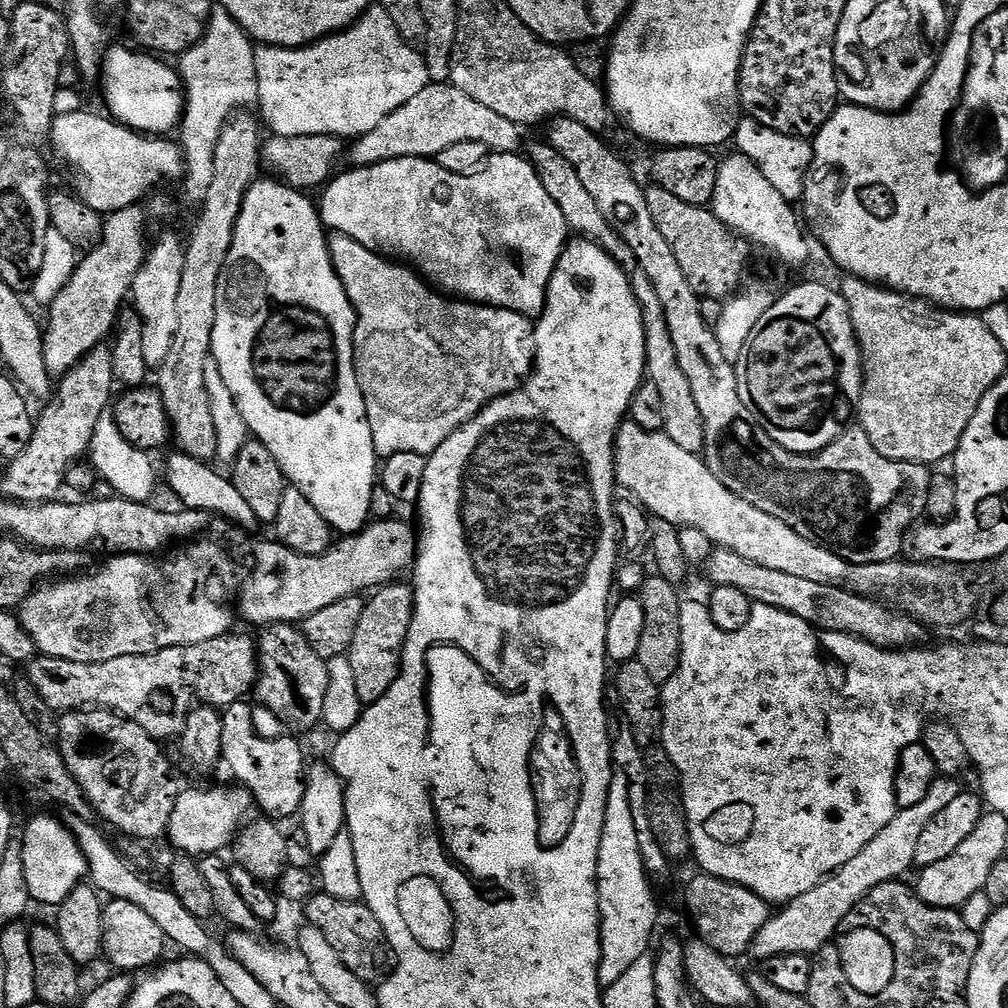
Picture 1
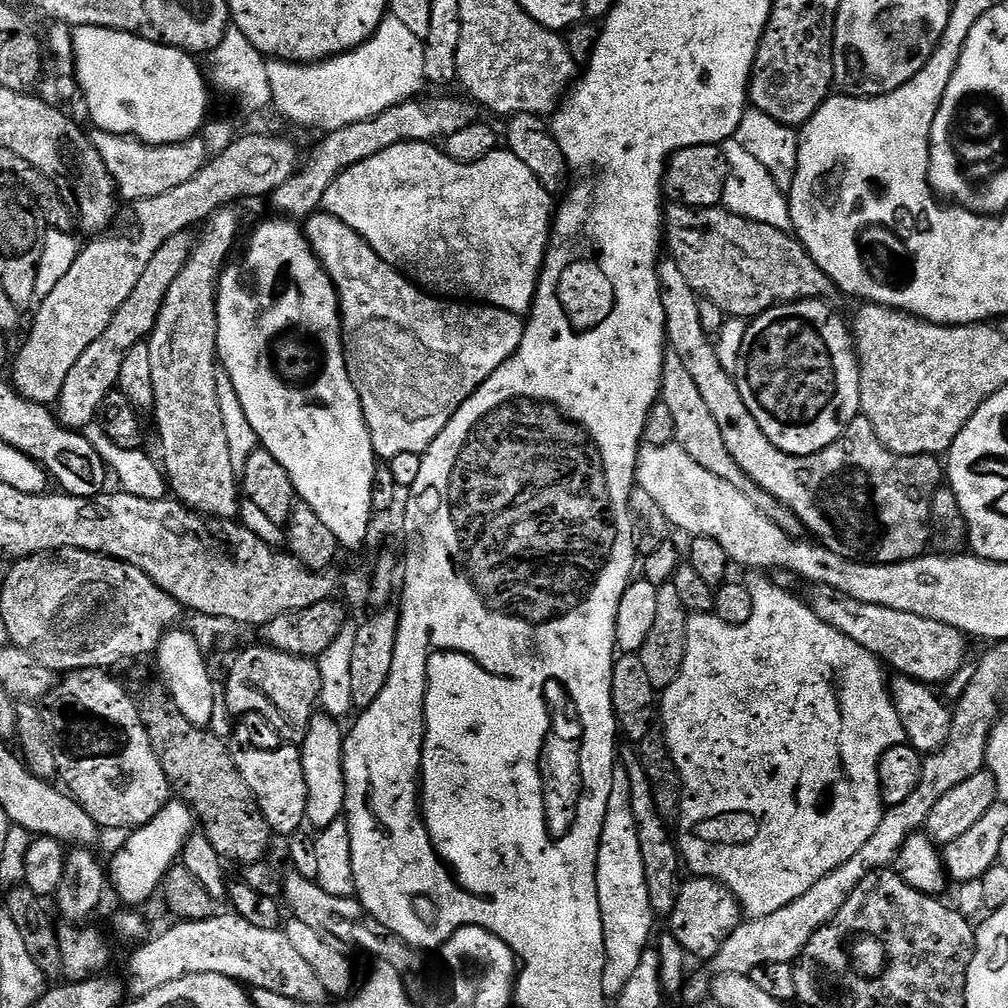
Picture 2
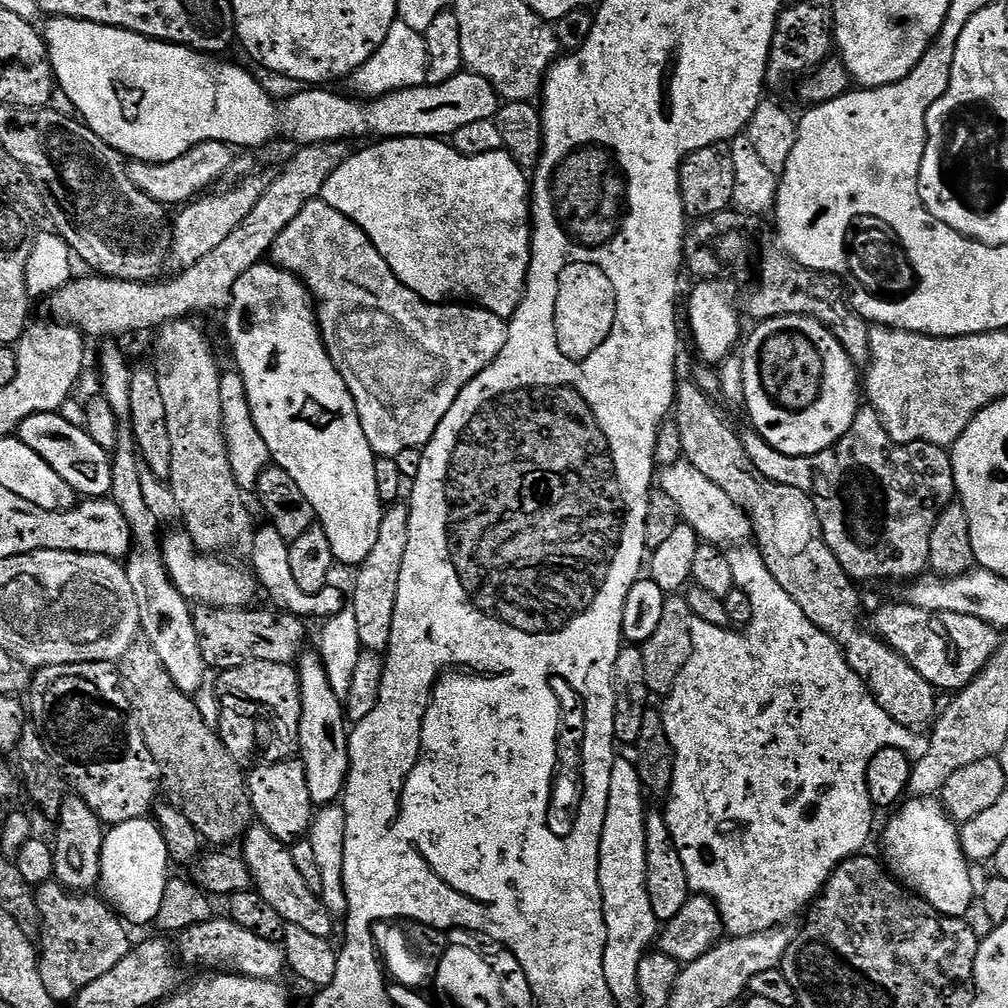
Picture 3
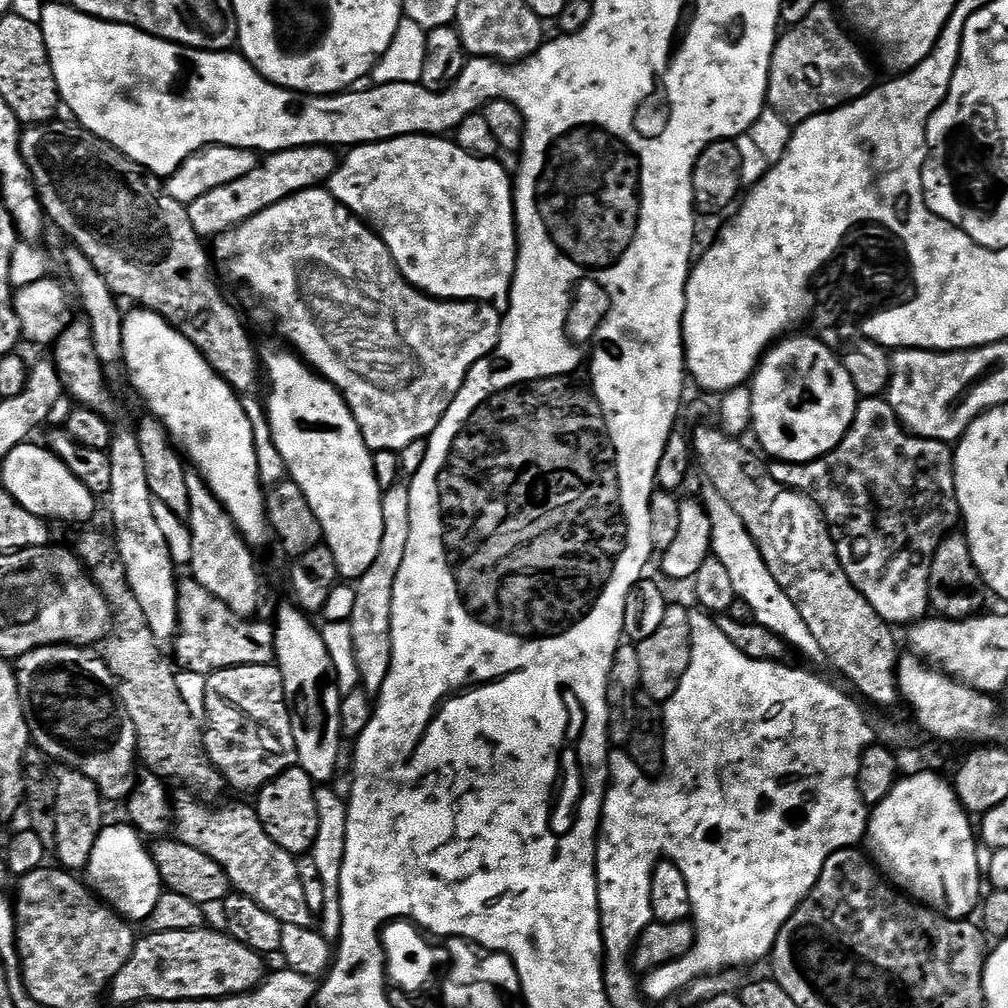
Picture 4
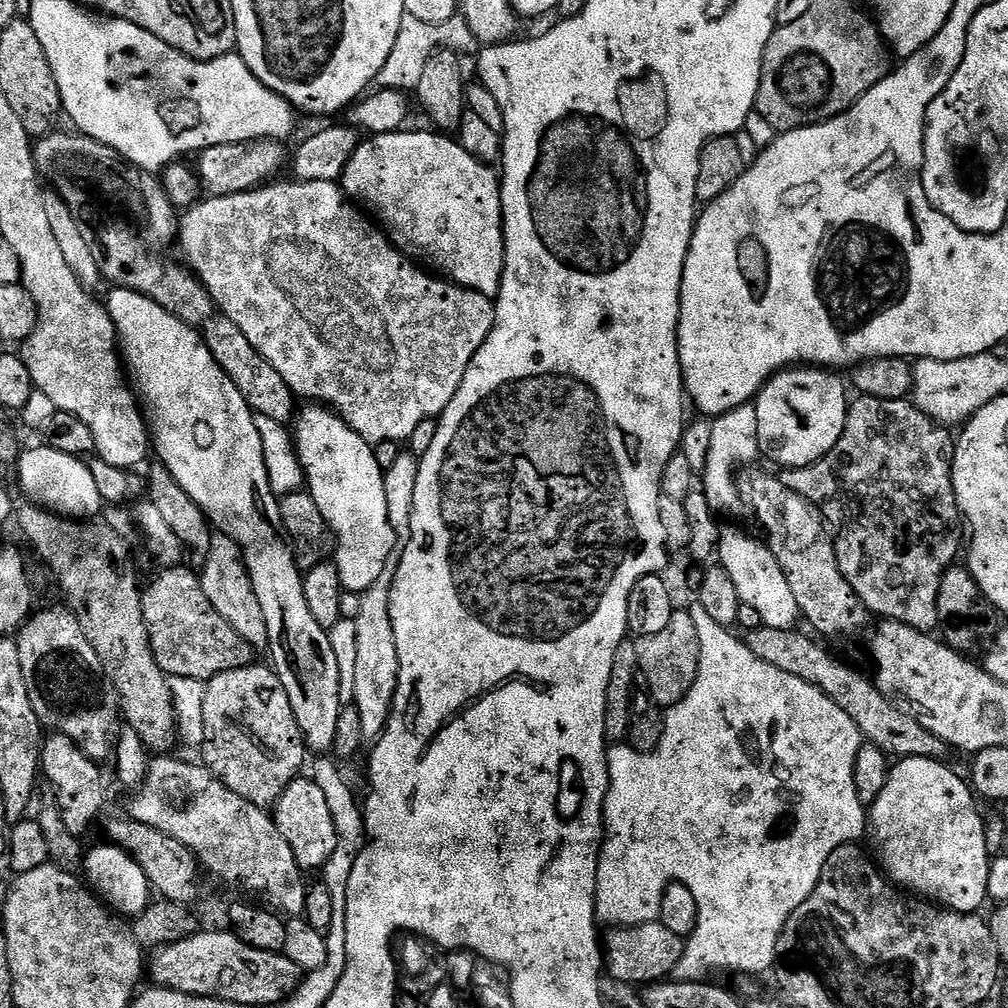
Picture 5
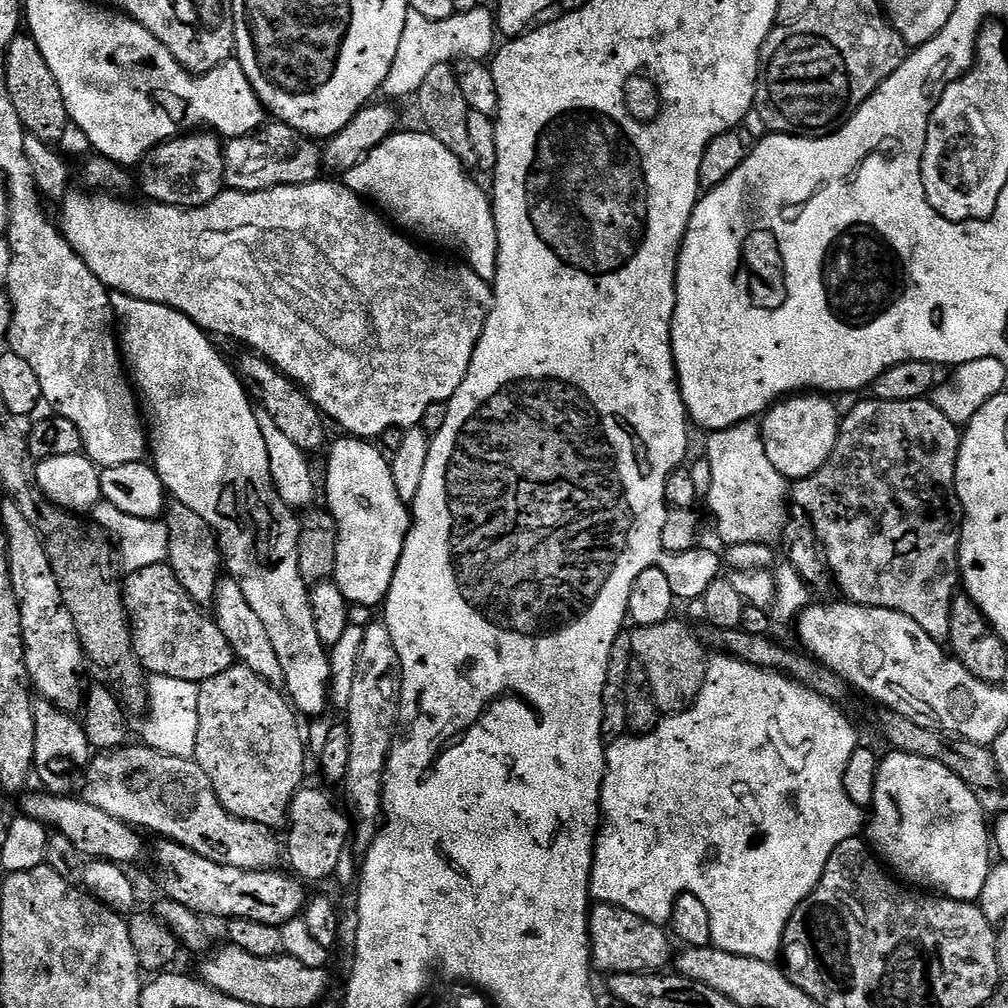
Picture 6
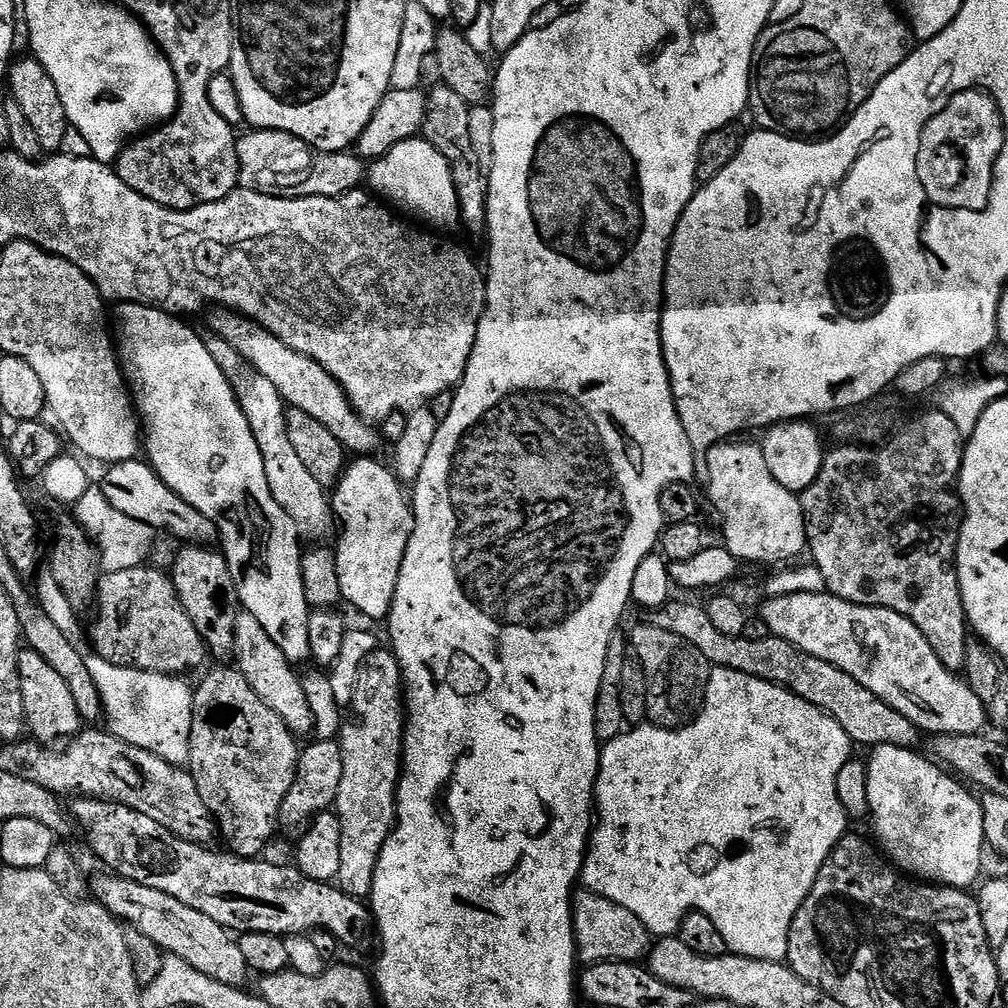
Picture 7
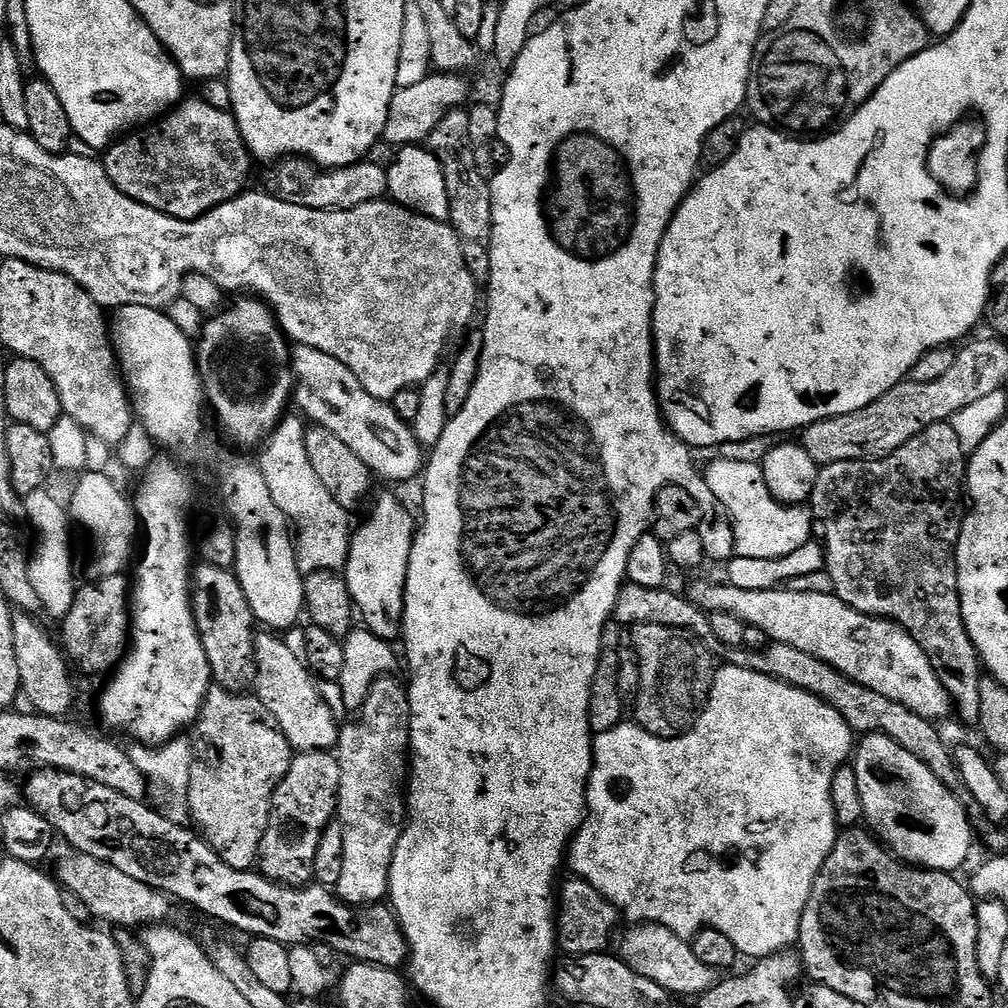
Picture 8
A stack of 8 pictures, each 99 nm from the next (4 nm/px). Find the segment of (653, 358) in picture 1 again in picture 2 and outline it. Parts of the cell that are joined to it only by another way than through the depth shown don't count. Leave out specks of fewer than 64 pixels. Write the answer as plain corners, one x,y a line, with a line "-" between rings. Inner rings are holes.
671,350
664,353
660,395
662,403
670,409
670,415
674,417
675,443
679,444
682,450
686,450
686,454
690,454
690,458
694,458
694,462
698,462
698,466
710,470
710,474
722,478
722,482
730,482
730,486
734,486
742,494
746,494
746,498
750,498
750,502
757,504
782,531
789,534
801,531
800,519
789,508
785,508
779,500
775,500
773,496
760,489
741,470
738,462
734,462
734,458
730,458
730,450
726,450
726,442
722,442
722,430
718,430
718,422
714,418
710,406
706,406
706,401
698,391
698,385
694,383
690,370
686,370
686,366
682,366
682,358
678,358
678,354

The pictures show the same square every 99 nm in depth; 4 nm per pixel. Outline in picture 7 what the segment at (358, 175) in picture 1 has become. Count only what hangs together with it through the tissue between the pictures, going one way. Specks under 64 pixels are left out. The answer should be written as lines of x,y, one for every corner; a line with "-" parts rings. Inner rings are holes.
426,139
398,142
398,146
391,148
382,158
371,161
366,172
366,184
381,201
401,213
413,212
418,219
437,224
440,228
460,224
458,194
454,190
450,166

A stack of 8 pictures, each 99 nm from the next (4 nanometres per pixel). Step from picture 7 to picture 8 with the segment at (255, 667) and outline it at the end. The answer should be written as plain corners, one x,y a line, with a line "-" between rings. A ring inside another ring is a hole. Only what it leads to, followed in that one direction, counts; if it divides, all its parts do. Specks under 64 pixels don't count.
264,630
259,633
254,642
254,658
256,659
256,683
254,685
254,695
270,710
270,714
278,722
282,734
290,742
290,746
297,753
301,752
327,752
335,749
340,742
341,725
336,724
336,716
332,713
330,705
324,701
324,696
319,692
317,681
311,672
308,671
307,664
284,640
279,640
279,635
271,631

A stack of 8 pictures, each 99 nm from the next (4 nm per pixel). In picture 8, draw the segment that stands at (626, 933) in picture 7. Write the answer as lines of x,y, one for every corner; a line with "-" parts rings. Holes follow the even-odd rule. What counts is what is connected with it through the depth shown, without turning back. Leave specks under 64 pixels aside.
571,878
559,885
558,907
555,909
556,943
564,956
585,956
586,954
607,953
613,947
621,927
622,913
602,893
594,890
590,882

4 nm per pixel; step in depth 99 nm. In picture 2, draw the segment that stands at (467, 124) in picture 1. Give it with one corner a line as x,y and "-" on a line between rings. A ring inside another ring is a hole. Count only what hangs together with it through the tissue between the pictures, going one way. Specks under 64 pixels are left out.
440,96
437,100
423,100
407,100
374,118
366,118
366,122
354,122
350,126
342,126
321,135
320,141
313,146
312,153
309,156
307,153
300,171
294,173
290,182
282,182
282,186
273,190
270,203
280,211
277,213
296,222
307,221
308,217
321,211
326,190
330,190
330,182
334,182
338,174
350,170
350,166
366,162
366,158
374,158
374,154
382,154
382,150
390,150
390,146
406,142
426,144
443,141
450,134
462,130
462,126
473,123
473,105
467,99
451,100
448,96

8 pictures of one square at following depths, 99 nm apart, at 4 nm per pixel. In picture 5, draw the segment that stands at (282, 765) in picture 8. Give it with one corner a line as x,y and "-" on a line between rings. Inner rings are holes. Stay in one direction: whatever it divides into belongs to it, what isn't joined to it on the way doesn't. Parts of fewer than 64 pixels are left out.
253,662
246,668
238,670
226,670
222,674
218,674
214,679
207,681
204,685
206,690
206,703
202,705
202,722
204,723
204,743
202,745
202,763
205,768
216,775
226,787
234,790
234,794
238,794
238,798
246,798
246,802
250,802
254,806
265,810
271,809
282,794
282,790
286,790
286,786
290,786
290,782
301,775
302,769
306,764
306,745
304,735
298,726
298,718
294,718
294,710
290,707
290,698
286,698
286,690
282,686
282,682
278,678
278,674
271,667
263,668
259,662

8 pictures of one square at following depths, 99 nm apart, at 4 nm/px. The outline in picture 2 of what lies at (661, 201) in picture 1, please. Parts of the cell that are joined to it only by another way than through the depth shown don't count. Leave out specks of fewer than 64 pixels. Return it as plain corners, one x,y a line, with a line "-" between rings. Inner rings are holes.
672,204
664,213
662,232
666,237
667,255
678,262
686,282
690,282
701,301
718,306
725,317
755,318
779,303
795,304
801,298
823,297
823,292
830,288
828,275
814,262
814,258
808,256
808,251
800,245
795,235
736,216
723,206
687,208

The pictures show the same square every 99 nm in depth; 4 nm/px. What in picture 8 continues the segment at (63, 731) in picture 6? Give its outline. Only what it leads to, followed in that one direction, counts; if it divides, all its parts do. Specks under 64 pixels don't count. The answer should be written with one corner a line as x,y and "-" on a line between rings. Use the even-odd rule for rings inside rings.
28,614
13,615
14,626
14,658
18,658
18,678
20,679
20,690
23,699
32,703
31,711
42,716
67,717
72,708
72,680
68,677
70,665
61,650
61,647
48,638
47,632
40,624
35,624
33,617

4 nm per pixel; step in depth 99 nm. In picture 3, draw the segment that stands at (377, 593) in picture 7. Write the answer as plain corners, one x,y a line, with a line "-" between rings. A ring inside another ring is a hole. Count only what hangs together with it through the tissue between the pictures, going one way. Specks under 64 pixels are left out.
272,262
254,265
238,282
234,282
232,297
223,317
228,331
228,344
236,359
235,371
240,373
246,388
246,398
254,426
268,447
269,457
275,467
286,470
312,507
319,527
330,540
332,559
337,565
359,566
370,554
378,526
382,505
376,498
374,462
377,457
366,442
354,398
342,382
342,374
328,357
324,340
316,322
314,301
303,282
292,272
287,272

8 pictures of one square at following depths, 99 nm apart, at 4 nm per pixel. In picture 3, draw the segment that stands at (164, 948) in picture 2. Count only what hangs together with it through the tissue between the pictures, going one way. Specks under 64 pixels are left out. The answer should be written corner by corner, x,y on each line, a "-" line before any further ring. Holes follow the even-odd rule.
213,918
179,933
177,940
180,941
174,944
179,959
185,965
193,964
196,968
227,970
232,974
248,976
252,980
279,981
279,976
286,972
283,947
276,940
267,940
258,934
242,930
242,926
238,926
231,918
223,919

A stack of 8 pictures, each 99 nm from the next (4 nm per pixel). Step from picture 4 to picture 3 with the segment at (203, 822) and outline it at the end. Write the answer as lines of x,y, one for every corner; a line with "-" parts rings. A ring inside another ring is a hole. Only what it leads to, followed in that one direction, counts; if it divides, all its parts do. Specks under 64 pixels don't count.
259,826
248,829
243,837
244,853
242,859
248,868
249,875
255,891
259,892
261,898
270,906
274,906
276,913
280,915
284,924
302,926
309,934
318,934
325,938
331,937
333,913
325,908
323,900
319,895
308,889
300,868
296,865
294,857
288,853
289,849
270,830

